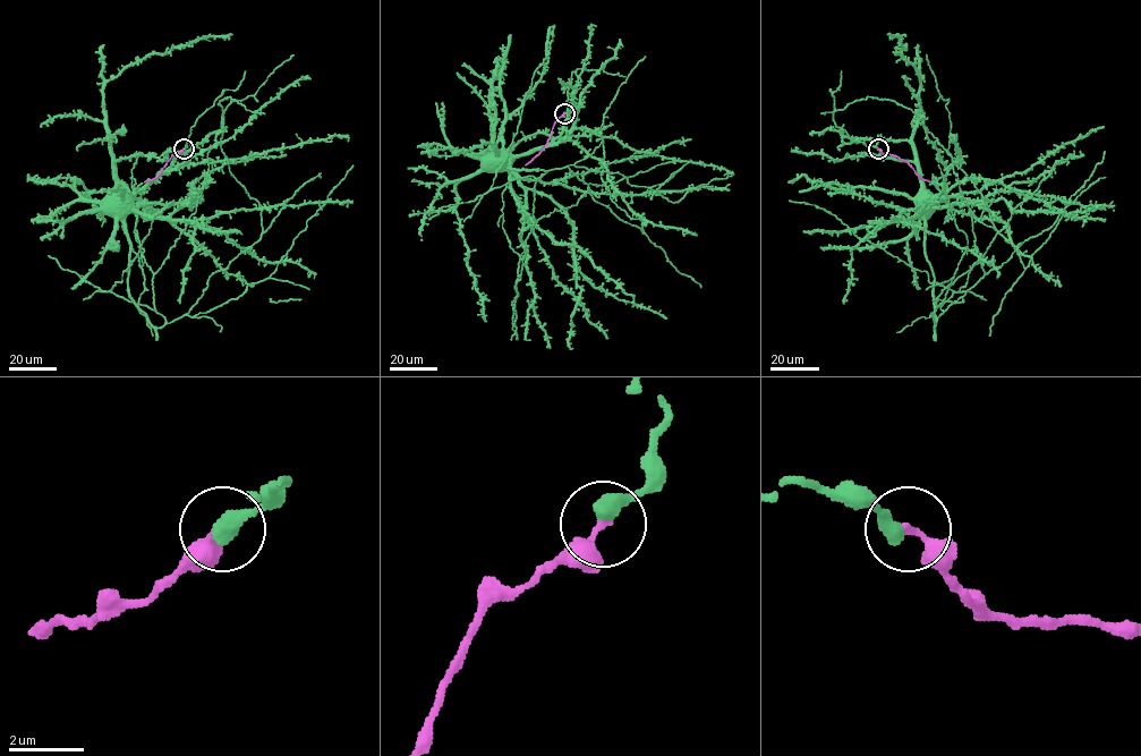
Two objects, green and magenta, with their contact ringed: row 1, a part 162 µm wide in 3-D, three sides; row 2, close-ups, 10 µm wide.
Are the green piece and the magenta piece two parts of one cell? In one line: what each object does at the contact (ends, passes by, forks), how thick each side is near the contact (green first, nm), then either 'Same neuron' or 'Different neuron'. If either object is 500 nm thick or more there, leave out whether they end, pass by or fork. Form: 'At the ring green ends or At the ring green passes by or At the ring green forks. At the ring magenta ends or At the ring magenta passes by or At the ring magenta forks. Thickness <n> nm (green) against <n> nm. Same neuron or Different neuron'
At the ring green ends. At the ring magenta ends. Thickness 480 nm (green) against 240 nm. Same neuron

